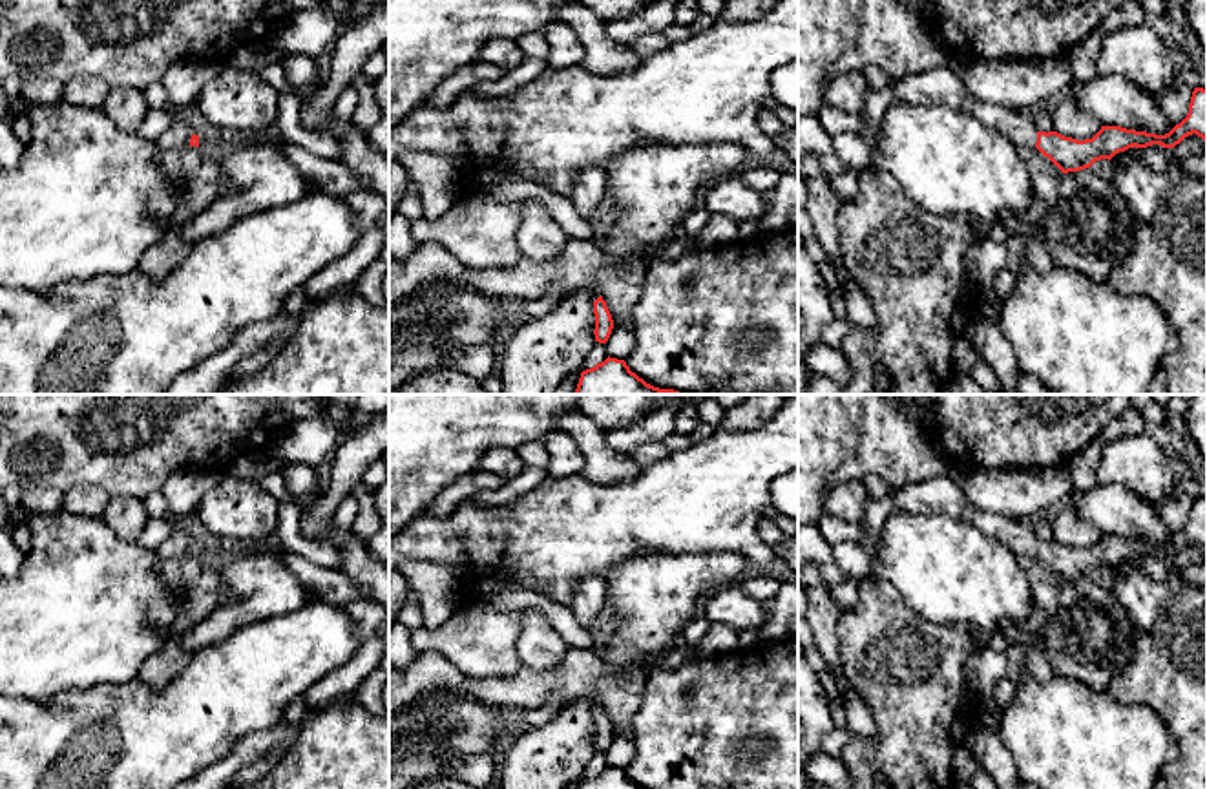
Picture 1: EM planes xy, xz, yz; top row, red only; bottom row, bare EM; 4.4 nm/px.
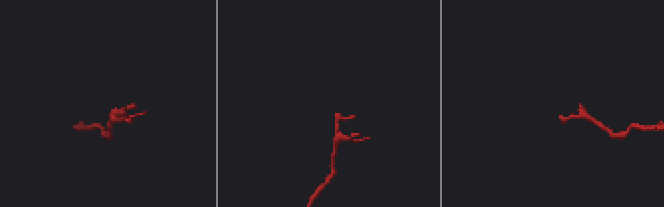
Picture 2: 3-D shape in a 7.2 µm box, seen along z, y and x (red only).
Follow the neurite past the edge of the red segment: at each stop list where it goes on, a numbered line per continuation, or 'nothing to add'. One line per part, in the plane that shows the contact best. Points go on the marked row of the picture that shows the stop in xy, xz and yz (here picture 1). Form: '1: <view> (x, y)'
1: yz (935, 86)

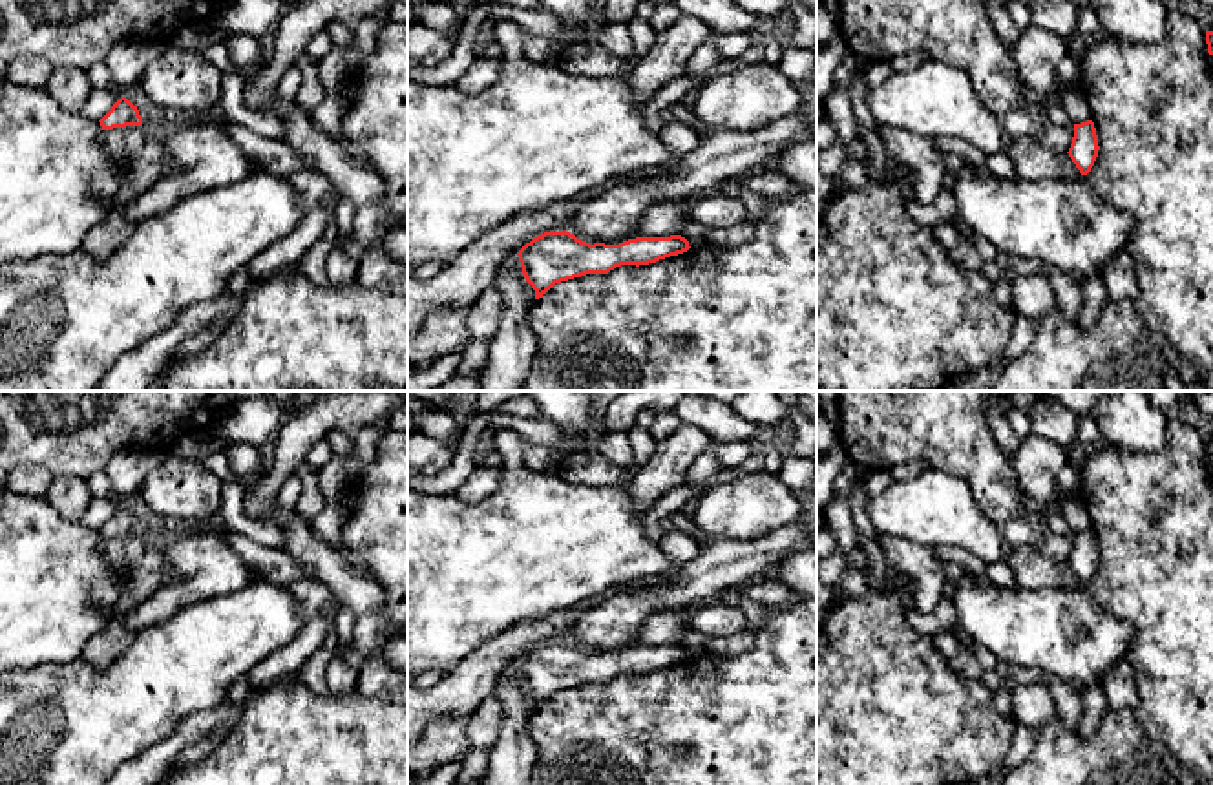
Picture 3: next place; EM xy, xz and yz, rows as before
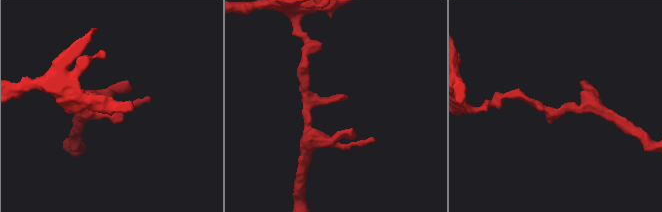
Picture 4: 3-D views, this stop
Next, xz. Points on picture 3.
nothing to add

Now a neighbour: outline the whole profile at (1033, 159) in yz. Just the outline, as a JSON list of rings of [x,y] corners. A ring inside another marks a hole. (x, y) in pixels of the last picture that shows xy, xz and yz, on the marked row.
[[[1036,133],[1007,141],[1005,152],[1021,181],[1038,183],[1081,177],[1069,153],[1049,148]]]

